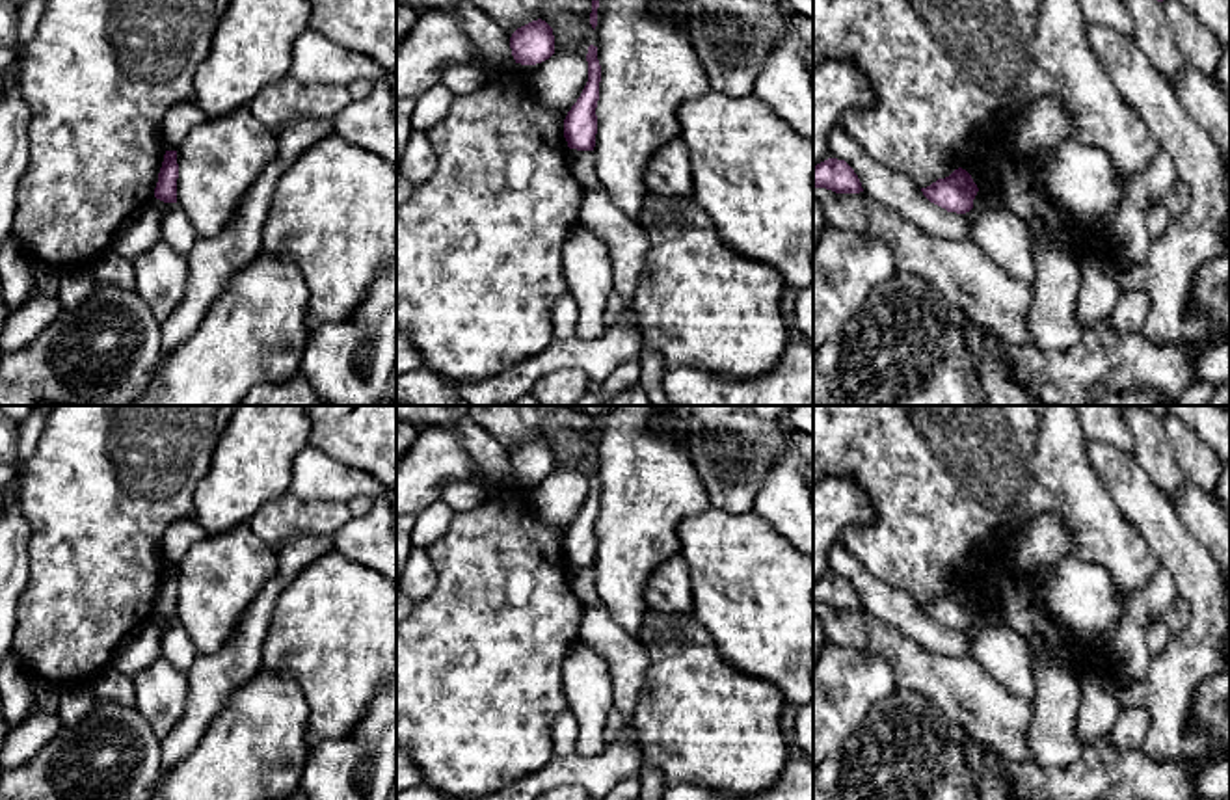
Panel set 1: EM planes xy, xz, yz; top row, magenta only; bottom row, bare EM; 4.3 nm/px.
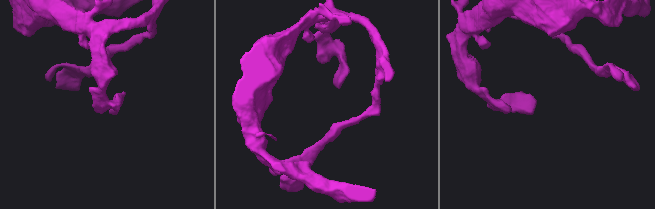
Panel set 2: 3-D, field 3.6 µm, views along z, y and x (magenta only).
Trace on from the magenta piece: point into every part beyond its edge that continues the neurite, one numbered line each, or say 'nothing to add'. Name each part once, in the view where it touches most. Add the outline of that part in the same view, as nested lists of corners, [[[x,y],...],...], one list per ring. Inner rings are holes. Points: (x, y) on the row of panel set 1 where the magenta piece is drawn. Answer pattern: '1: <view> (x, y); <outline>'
nothing to add

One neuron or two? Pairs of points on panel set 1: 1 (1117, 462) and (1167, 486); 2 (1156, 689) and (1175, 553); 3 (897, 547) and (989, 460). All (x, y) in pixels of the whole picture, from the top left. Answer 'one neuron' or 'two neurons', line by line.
1: two neurons
2: one neuron
3: one neuron

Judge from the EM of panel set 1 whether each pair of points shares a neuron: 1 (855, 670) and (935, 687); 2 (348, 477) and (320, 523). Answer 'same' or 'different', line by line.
1: different
2: different

